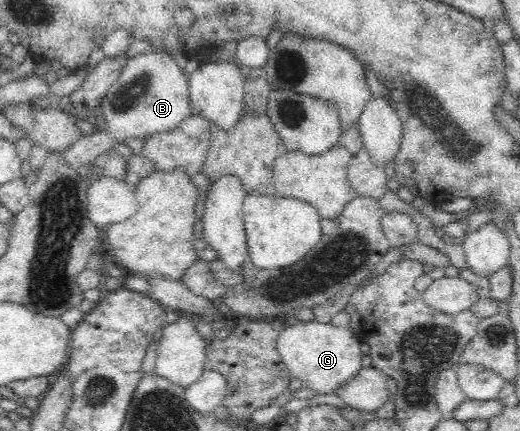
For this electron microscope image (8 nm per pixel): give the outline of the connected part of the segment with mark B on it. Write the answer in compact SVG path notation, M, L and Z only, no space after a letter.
M165 52L137 54L129 58L117 81L111 85L102 99L99 111L105 117L108 127L93 133L91 136L81 136L73 145L59 152L60 157L73 169L93 162L102 153L113 150L115 142L125 143L132 137L144 137L168 132L191 113L189 108L188 76L177 62Z

